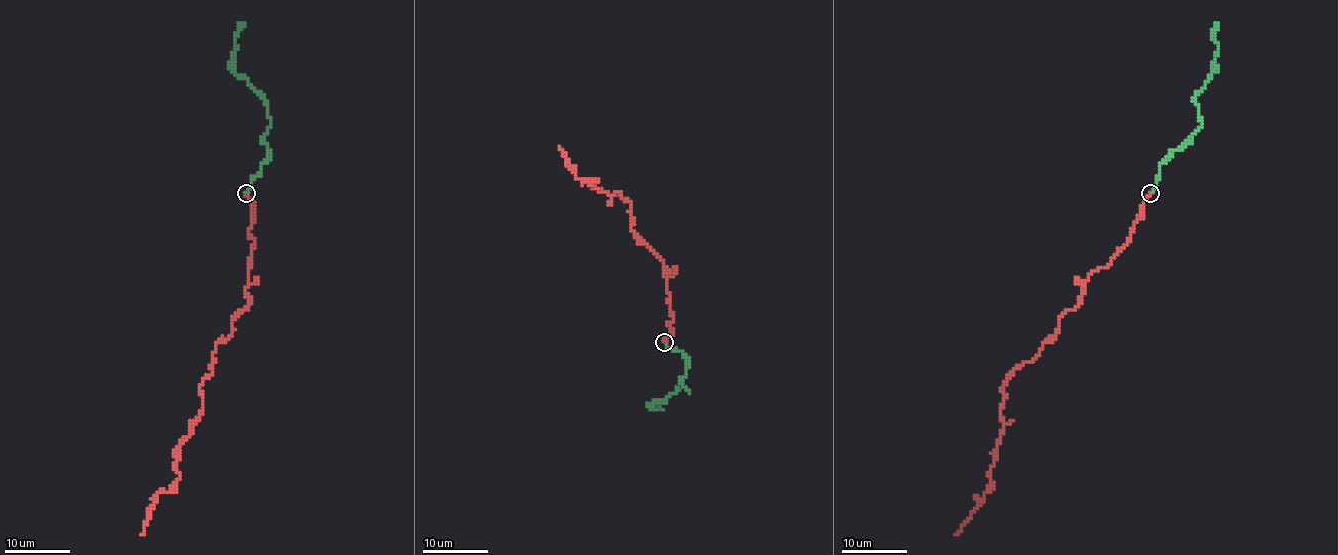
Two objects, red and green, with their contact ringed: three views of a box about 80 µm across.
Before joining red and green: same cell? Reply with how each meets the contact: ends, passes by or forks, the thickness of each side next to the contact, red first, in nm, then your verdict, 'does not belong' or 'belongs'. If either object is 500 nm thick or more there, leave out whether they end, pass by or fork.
red ends; green ends; calibres 200 and 180 nm; belongs

